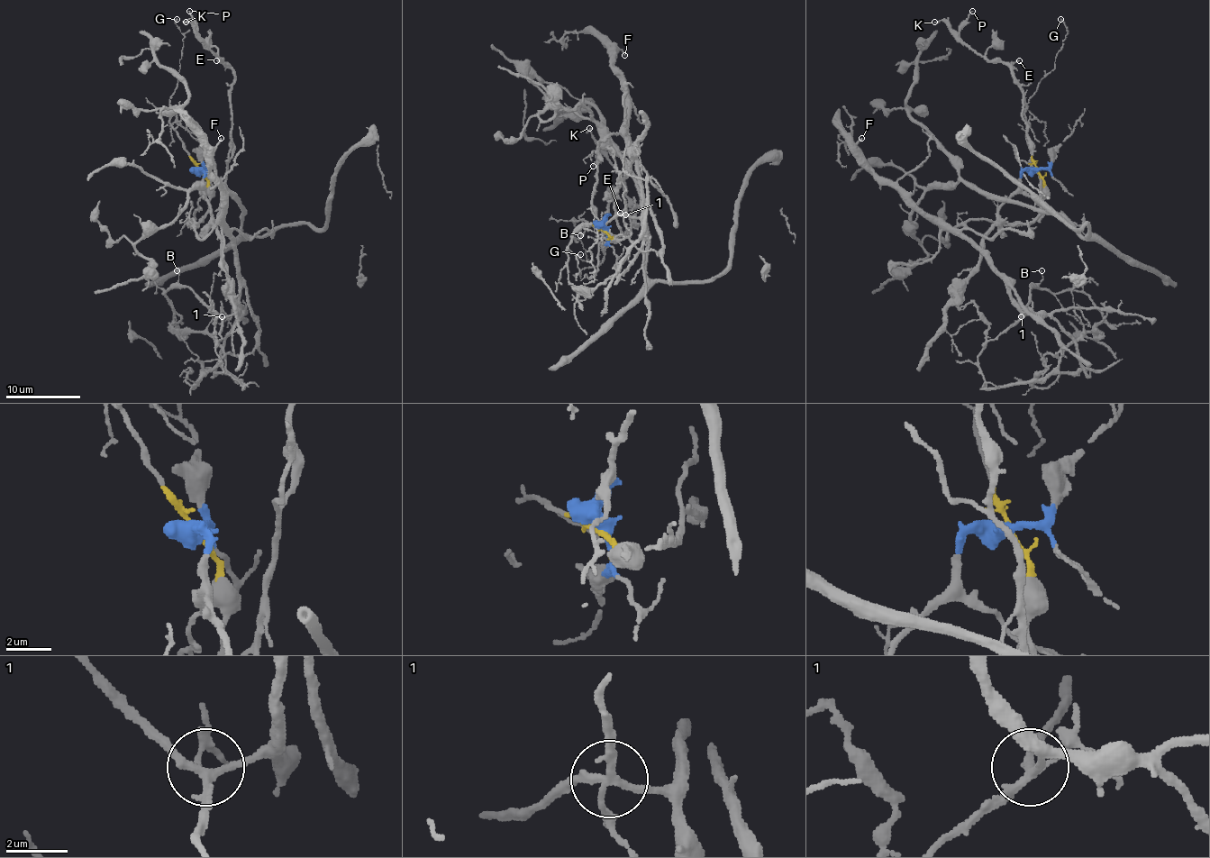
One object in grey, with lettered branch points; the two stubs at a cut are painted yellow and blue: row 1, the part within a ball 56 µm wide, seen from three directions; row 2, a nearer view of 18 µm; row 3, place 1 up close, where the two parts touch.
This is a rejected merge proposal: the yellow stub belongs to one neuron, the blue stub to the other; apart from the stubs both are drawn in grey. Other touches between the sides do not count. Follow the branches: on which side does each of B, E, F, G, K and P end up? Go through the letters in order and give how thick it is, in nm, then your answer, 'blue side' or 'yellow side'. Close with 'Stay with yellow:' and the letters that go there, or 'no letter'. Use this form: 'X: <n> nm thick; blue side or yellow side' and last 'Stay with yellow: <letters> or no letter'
B: 130 nm thick; yellow side
E: 120 nm thick; blue side
F: 170 nm thick; yellow side
G: 160 nm thick; yellow side
K: 200 nm thick; blue side
P: 130 nm thick; blue side
Stay with yellow: B, F, G

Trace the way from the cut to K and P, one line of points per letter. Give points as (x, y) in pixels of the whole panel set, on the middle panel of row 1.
K: (604, 230), (614, 193), (623, 233), (634, 226), (638, 207), (590, 127)
P: (604, 230), (614, 193), (623, 233), (634, 226), (638, 207), (603, 153), (594, 167)

